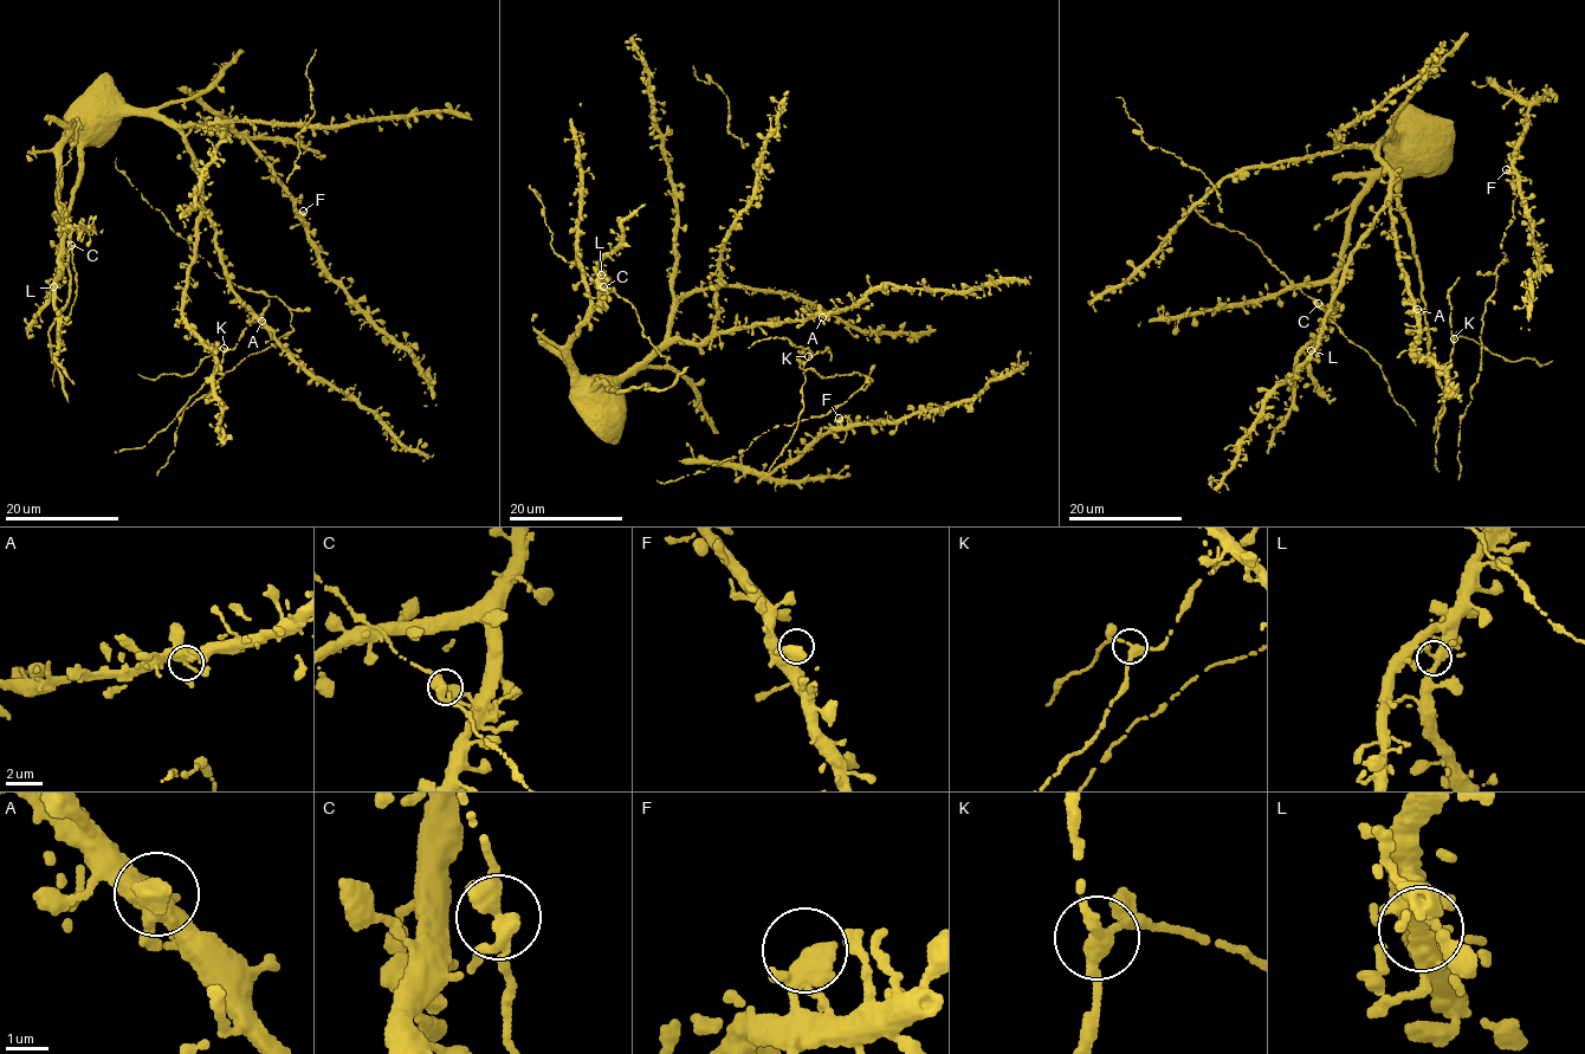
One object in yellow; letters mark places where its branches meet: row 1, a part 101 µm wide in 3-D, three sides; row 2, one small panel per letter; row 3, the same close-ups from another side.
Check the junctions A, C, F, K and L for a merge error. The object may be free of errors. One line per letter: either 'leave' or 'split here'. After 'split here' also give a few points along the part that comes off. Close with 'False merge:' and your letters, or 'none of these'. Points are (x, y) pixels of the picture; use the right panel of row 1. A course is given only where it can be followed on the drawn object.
A: leave
C: leave
F: leave
K: leave
L: leave
False merge: none of these

